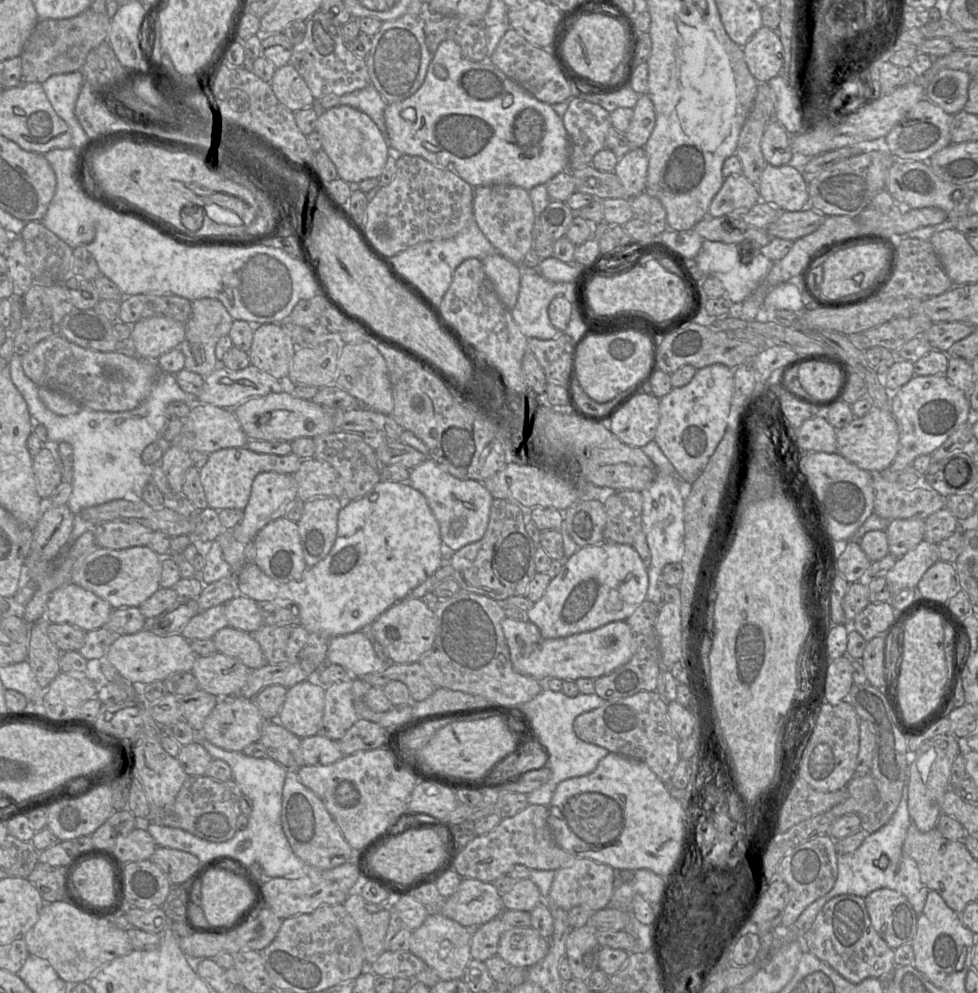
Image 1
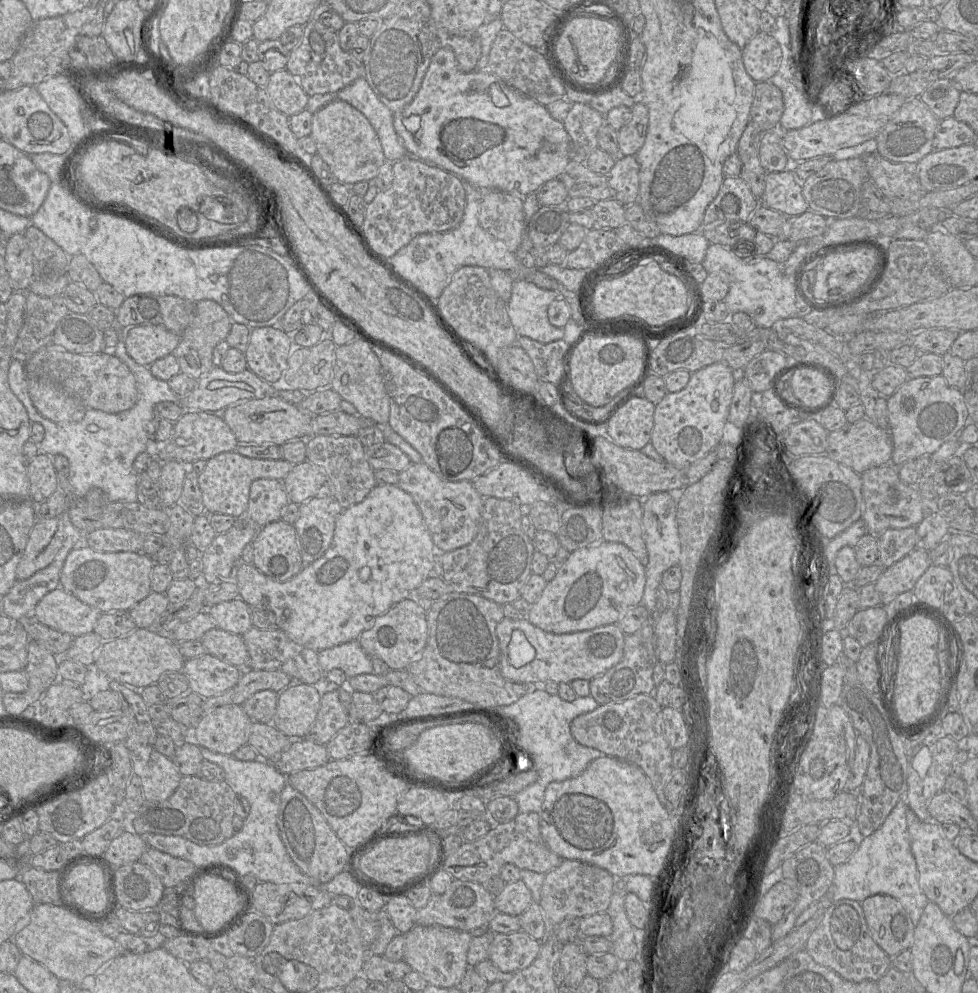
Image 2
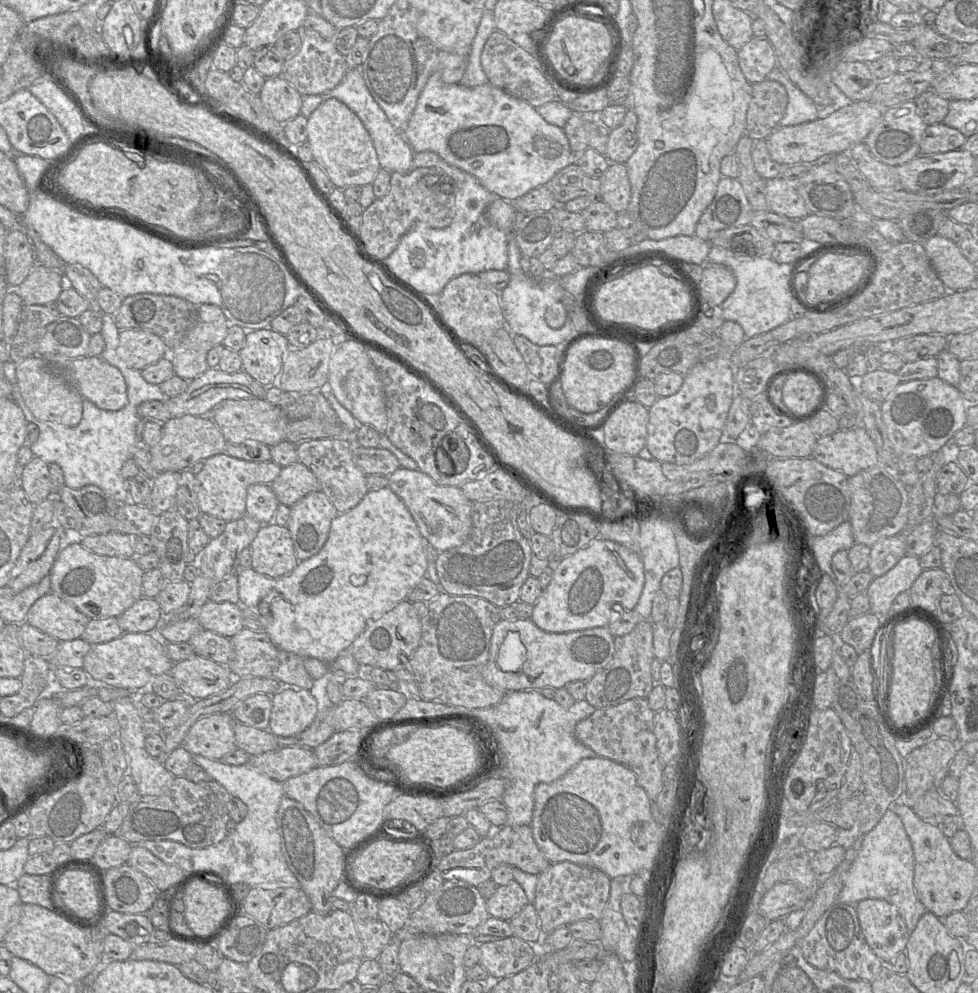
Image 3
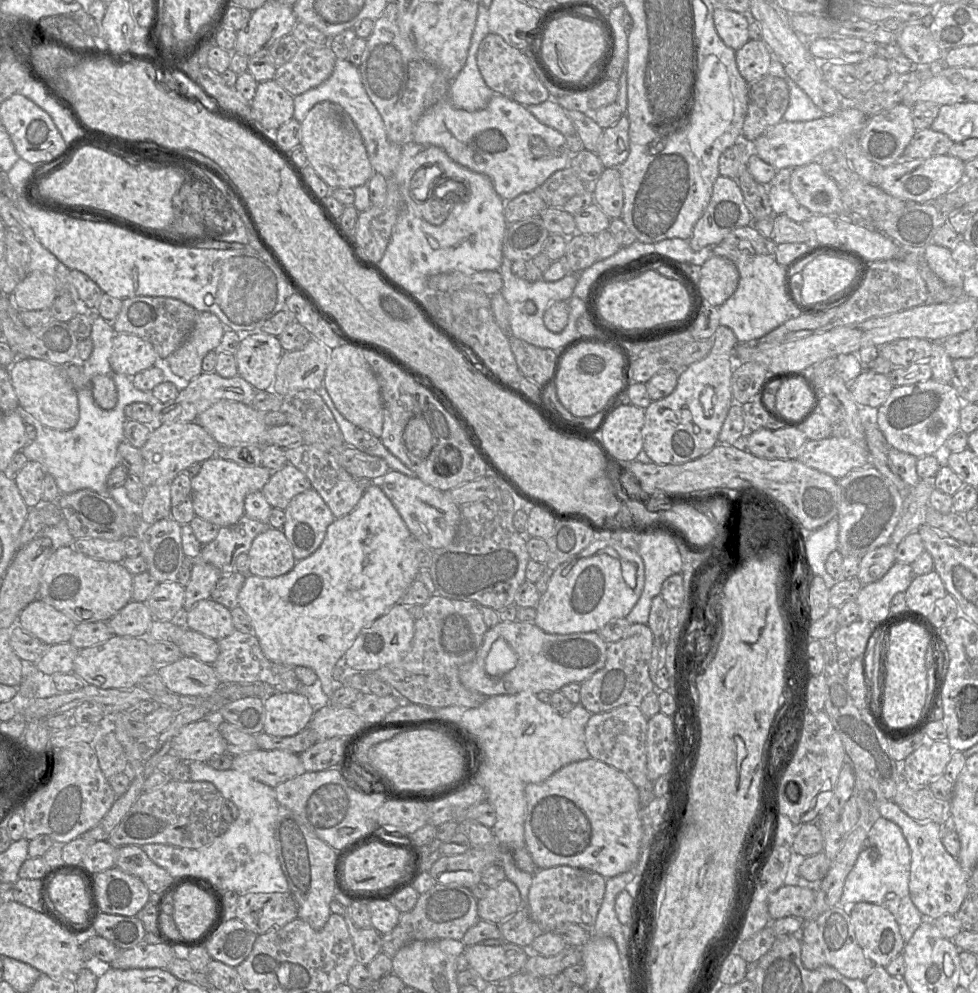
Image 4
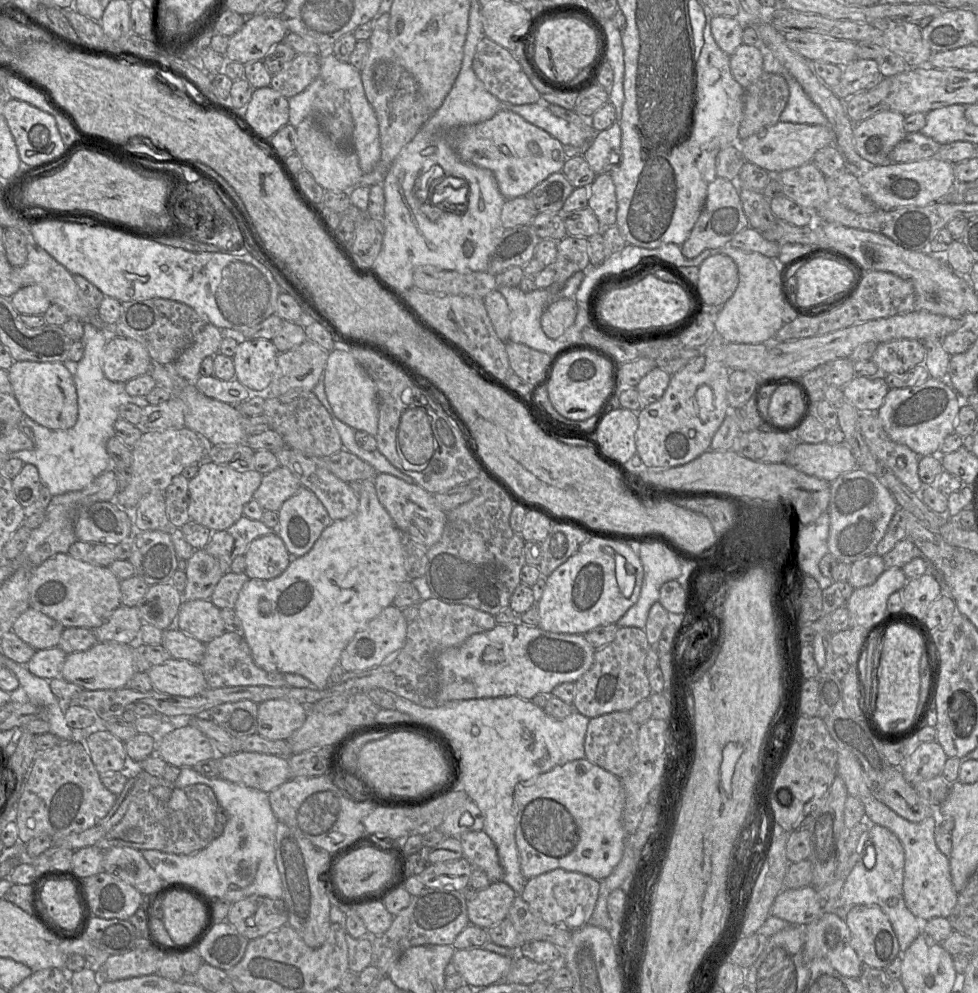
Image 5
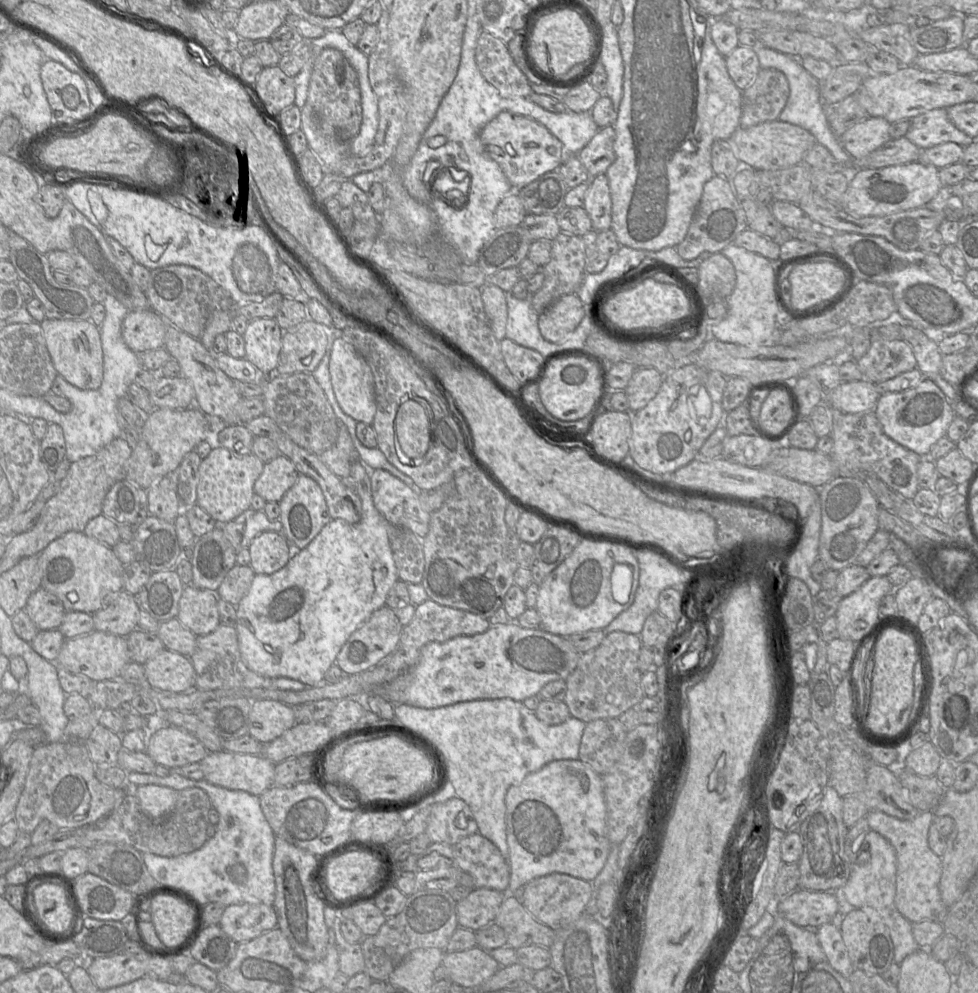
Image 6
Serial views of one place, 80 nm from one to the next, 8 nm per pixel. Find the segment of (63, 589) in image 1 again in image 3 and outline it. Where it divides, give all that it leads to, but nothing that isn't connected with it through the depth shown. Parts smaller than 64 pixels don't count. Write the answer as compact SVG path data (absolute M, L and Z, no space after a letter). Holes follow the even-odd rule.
M49 592L31 606L24 622L59 641L69 641L80 638L89 621L74 605Z

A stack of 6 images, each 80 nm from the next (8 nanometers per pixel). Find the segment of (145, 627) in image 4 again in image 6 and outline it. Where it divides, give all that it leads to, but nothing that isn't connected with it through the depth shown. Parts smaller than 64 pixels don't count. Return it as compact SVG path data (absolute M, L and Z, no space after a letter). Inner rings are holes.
M120 590L111 605L92 614L94 630L126 637L136 628L139 613L134 597Z

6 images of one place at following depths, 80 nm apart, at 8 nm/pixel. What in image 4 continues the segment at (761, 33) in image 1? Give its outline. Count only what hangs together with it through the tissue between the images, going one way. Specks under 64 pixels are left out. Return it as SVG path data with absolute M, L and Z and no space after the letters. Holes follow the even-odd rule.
M749 40L735 52L739 73L748 84L768 74L772 55L763 40Z

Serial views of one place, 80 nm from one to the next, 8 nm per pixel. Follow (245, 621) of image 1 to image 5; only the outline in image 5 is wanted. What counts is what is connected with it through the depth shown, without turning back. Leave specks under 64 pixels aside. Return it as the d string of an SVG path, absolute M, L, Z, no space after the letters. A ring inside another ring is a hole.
M210 599L183 600L177 615L177 628L204 644L226 632L221 609Z

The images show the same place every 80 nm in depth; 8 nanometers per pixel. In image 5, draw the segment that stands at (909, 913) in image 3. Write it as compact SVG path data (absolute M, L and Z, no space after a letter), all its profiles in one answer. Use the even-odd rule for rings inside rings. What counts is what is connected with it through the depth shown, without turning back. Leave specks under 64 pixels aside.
M870 825L868 842L875 848L876 863L871 869L865 867L863 849L842 887L842 906L870 905L880 907L887 915L897 936L900 953L903 953L922 932L923 922L927 920L917 918L905 904L903 897L905 854L898 837L883 826Z

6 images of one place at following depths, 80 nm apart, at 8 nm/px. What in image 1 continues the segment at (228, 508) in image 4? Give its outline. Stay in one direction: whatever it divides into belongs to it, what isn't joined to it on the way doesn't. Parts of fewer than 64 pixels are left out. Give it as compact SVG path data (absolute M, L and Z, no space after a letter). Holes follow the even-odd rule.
M245 446L214 451L209 454L206 464L200 469L200 481L208 506L216 510L226 508L244 510L256 475L270 471L293 475L302 462L303 459L293 453L284 456L262 454L253 452Z

